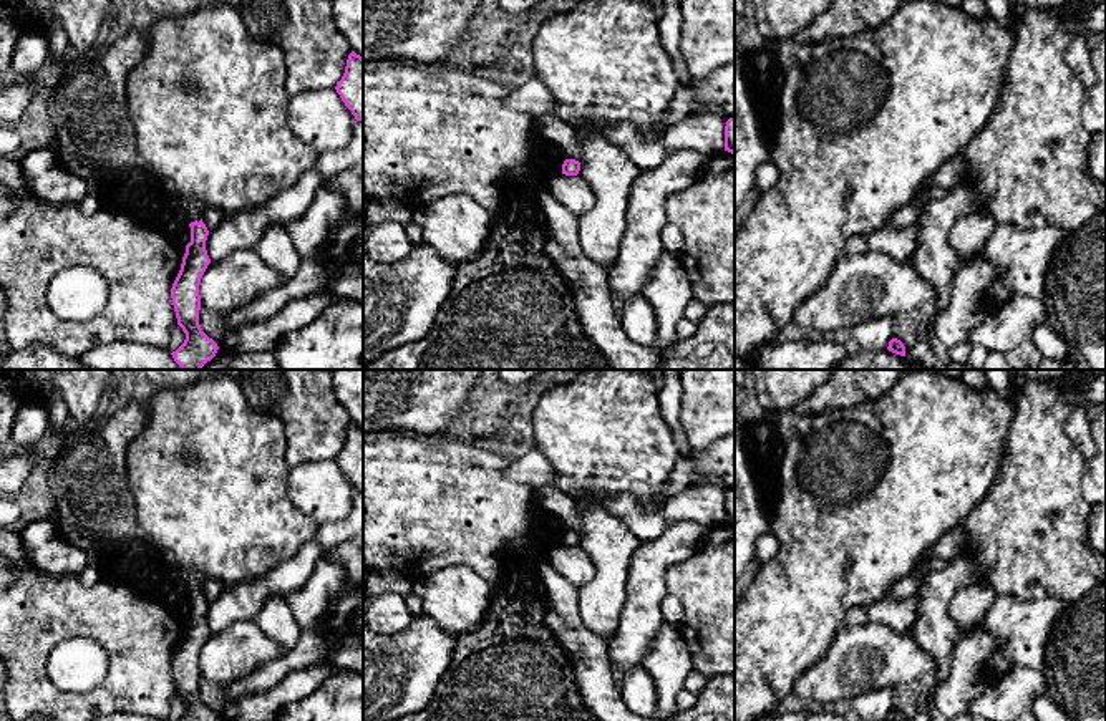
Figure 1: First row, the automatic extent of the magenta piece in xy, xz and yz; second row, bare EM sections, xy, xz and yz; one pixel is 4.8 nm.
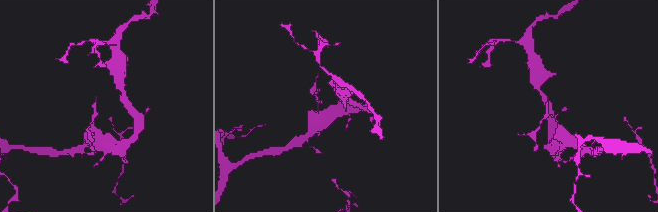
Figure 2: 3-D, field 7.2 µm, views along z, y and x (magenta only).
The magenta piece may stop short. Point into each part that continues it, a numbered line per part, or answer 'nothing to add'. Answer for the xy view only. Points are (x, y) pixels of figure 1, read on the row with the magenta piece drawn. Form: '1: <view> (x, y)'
1: xy (193, 209)

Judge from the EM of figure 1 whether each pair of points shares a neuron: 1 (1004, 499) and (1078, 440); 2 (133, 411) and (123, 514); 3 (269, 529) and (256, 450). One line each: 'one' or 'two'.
1: two
2: one
3: one

